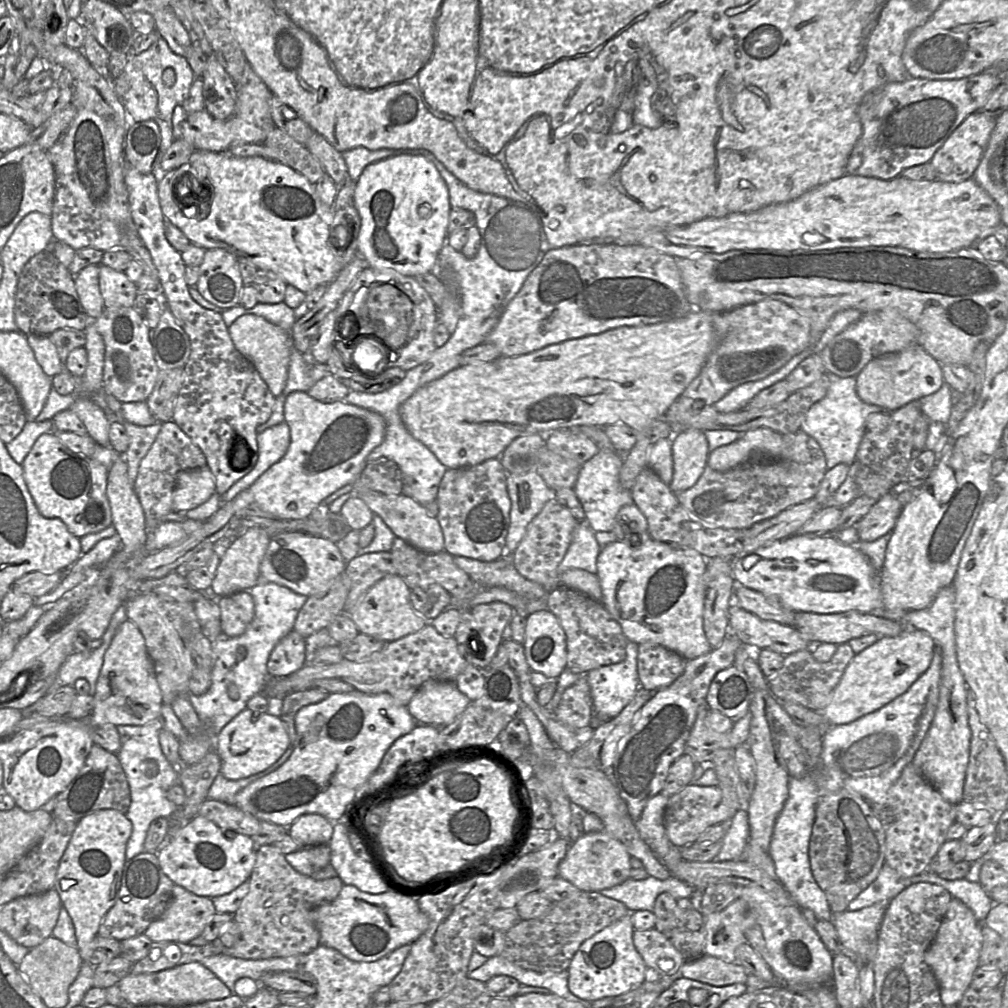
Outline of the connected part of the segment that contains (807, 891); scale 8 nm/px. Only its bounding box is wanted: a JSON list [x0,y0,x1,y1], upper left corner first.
[769,647,942,921]

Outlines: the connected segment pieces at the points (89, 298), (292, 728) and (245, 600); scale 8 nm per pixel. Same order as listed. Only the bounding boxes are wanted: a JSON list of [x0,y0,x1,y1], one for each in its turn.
[[74,265,104,319],[279,689,329,747],[218,591,254,637]]

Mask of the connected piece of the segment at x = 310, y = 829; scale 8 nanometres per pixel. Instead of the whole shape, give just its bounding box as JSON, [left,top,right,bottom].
[288,814,334,846]

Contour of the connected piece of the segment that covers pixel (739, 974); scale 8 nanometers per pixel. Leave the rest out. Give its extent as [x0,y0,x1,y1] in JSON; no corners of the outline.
[680,954,749,986]

